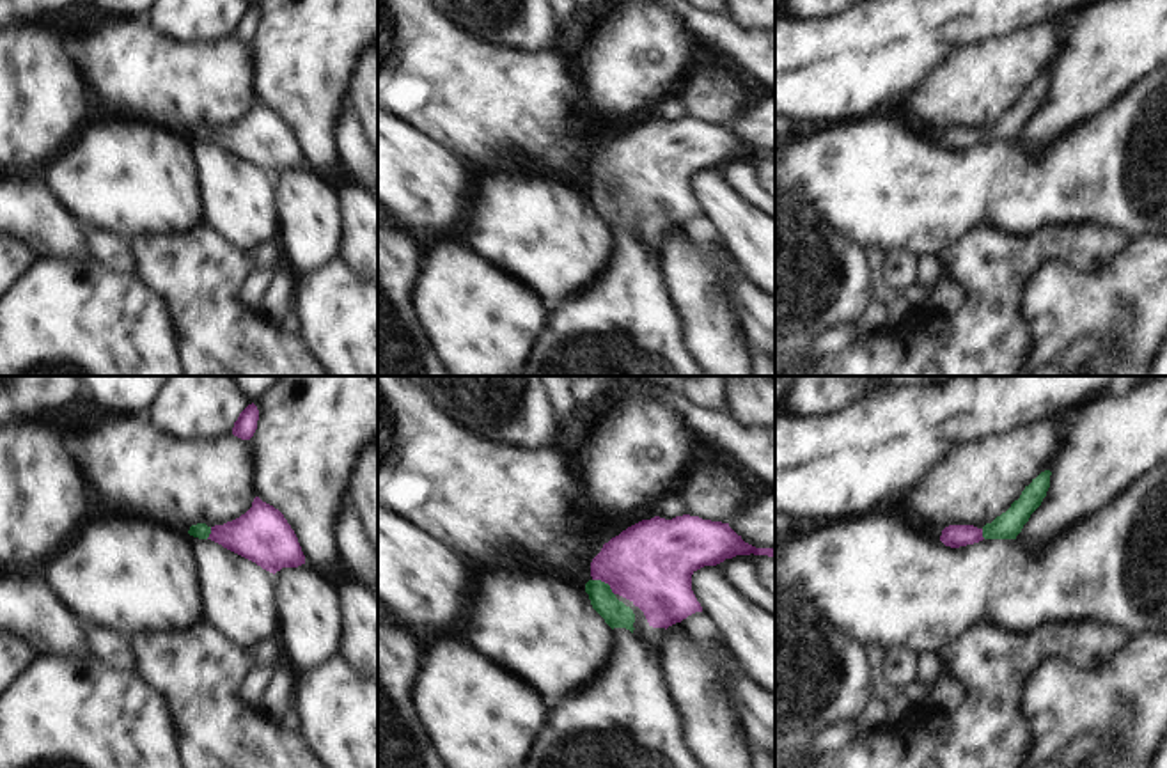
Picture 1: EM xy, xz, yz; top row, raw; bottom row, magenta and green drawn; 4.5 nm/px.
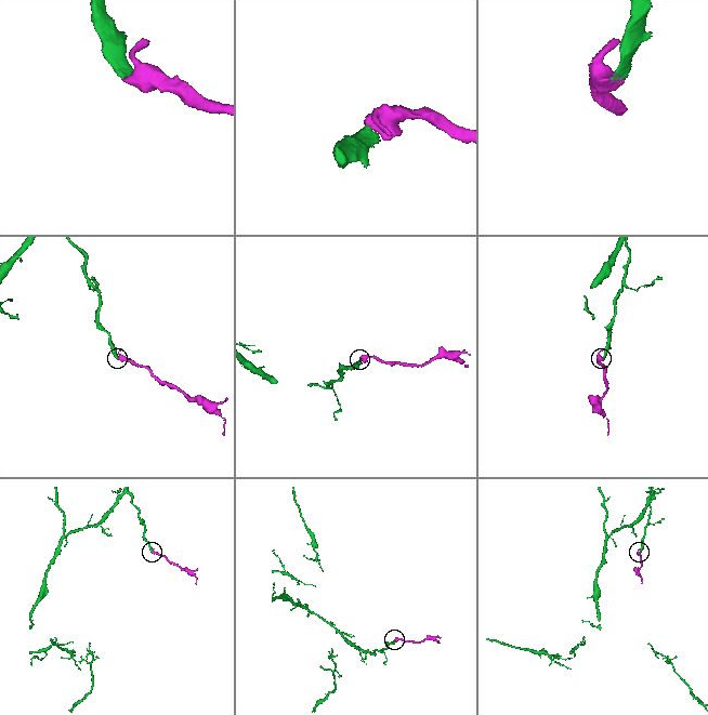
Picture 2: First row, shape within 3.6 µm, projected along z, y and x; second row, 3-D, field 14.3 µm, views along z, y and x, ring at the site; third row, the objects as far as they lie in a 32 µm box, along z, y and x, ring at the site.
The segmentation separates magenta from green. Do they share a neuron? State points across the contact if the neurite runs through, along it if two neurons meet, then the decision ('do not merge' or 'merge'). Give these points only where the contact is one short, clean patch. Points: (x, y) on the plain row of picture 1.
runs through xz (651, 165), (626, 167), (605, 185), (605, 206), (616, 217); merge

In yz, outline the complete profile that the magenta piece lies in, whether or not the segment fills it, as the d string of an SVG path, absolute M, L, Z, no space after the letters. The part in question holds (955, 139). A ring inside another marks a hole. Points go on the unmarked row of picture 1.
M1050 73L1041 74L1011 110L997 119L991 126L983 131L974 128L949 128L942 133L940 144L945 149L959 151L979 145L983 142L1016 142L1030 117L1041 108L1050 90Z

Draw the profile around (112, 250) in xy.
M82 225L90 255L115 273L135 271L135 255L126 238L103 229Z

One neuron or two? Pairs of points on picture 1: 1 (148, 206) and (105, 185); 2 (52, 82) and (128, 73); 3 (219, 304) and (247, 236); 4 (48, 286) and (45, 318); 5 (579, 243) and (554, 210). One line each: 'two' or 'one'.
1: one
2: two
3: two
4: one
5: one

